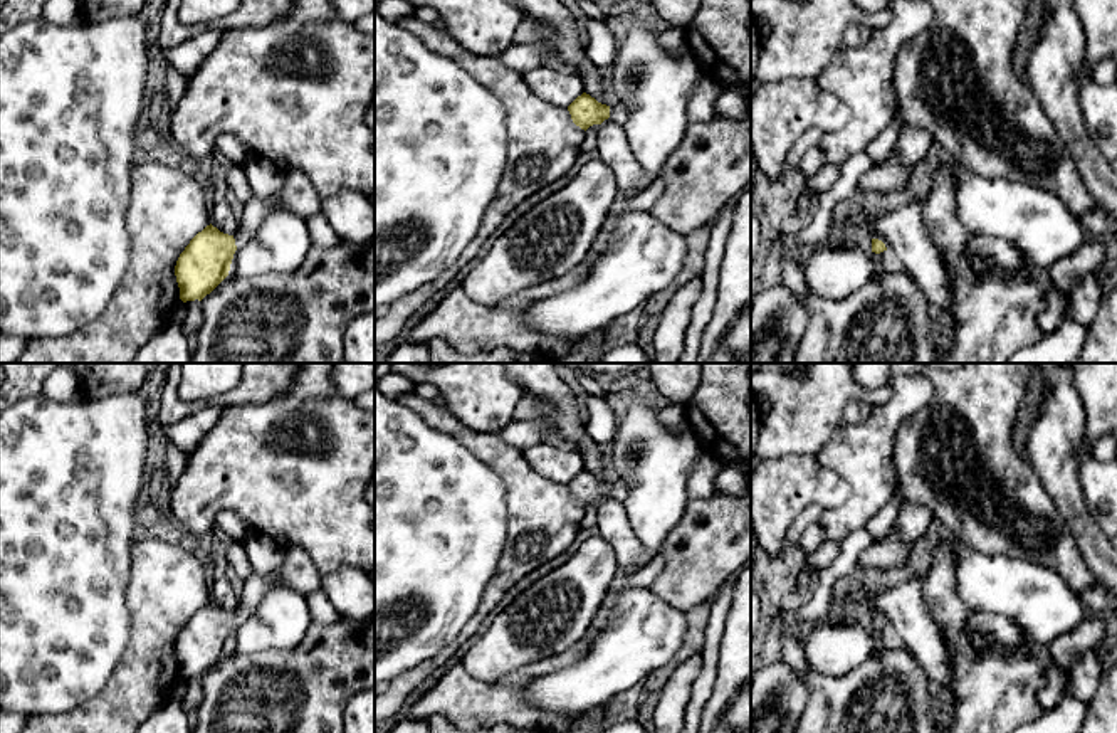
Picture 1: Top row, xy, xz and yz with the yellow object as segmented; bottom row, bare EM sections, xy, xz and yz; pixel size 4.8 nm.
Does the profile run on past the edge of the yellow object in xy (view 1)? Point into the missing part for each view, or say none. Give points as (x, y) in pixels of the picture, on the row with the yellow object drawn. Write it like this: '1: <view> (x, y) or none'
1: xy (299, 195)

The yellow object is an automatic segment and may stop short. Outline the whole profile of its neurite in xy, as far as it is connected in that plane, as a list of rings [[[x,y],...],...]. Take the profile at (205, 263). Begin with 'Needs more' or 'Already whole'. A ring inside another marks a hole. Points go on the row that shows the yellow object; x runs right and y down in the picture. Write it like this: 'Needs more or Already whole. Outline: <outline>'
Needs more. Outline: [[[287,171],[284,187],[269,205],[259,197],[245,202],[233,235],[220,232],[212,224],[207,225],[176,261],[180,299],[183,303],[202,301],[210,294],[228,276],[235,250],[252,239],[274,208],[284,208],[307,220],[323,212],[323,197],[304,171]]]

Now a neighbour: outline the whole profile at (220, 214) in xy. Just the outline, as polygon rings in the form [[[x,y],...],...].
[[[215,200],[208,208],[208,217],[210,224],[223,234],[233,235],[239,229],[239,220],[227,200]]]

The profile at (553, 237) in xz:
[[[588,161],[561,190],[539,202],[497,237],[489,252],[467,272],[462,291],[484,306],[541,282],[563,277],[590,254],[618,197],[615,173],[601,161]]]

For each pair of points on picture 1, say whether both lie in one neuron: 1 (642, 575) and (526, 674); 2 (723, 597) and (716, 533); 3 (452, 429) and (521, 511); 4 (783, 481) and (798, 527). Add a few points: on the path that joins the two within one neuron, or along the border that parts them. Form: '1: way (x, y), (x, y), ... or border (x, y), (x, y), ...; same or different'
1: way (610, 597), (588, 638), (568, 658), (560, 659); same
2: border (733, 575), (711, 601); different
3: way (477, 442), (484, 444), (521, 481), (521, 486); same
4: border (820, 505), (810, 505), (791, 523), (786, 542); different

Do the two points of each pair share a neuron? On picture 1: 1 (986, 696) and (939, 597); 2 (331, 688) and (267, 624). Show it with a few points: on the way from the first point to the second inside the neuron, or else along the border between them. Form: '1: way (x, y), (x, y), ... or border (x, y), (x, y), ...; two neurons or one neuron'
1: way (973, 671), (963, 654), (954, 622); one neuron
2: border (313, 622), (294, 648), (262, 649), (252, 654); two neurons

